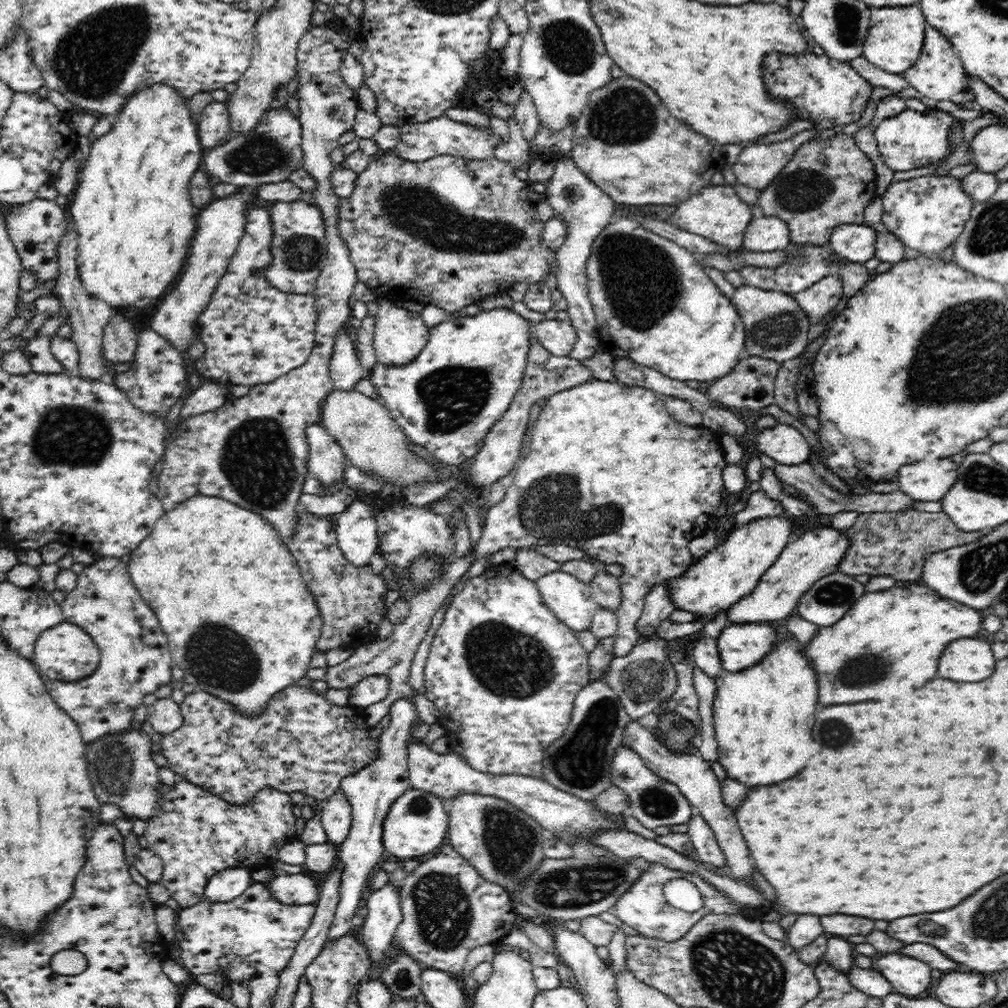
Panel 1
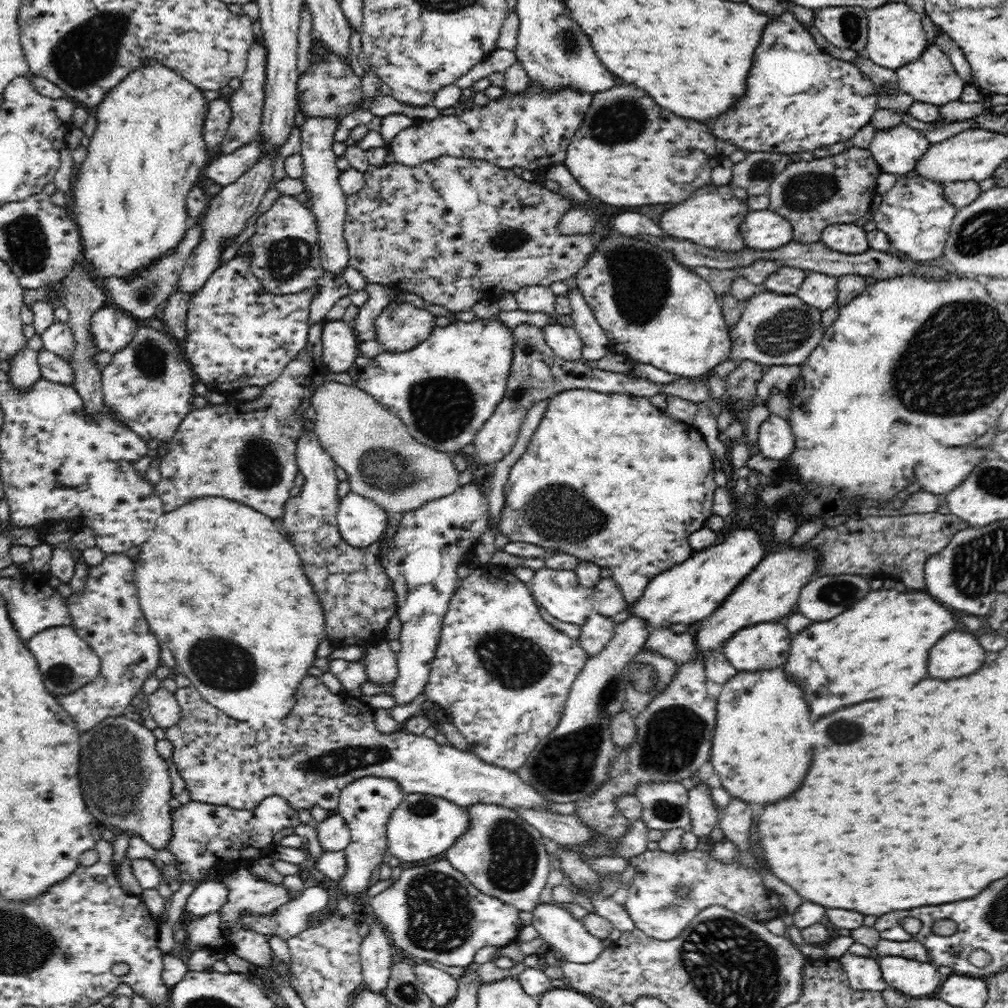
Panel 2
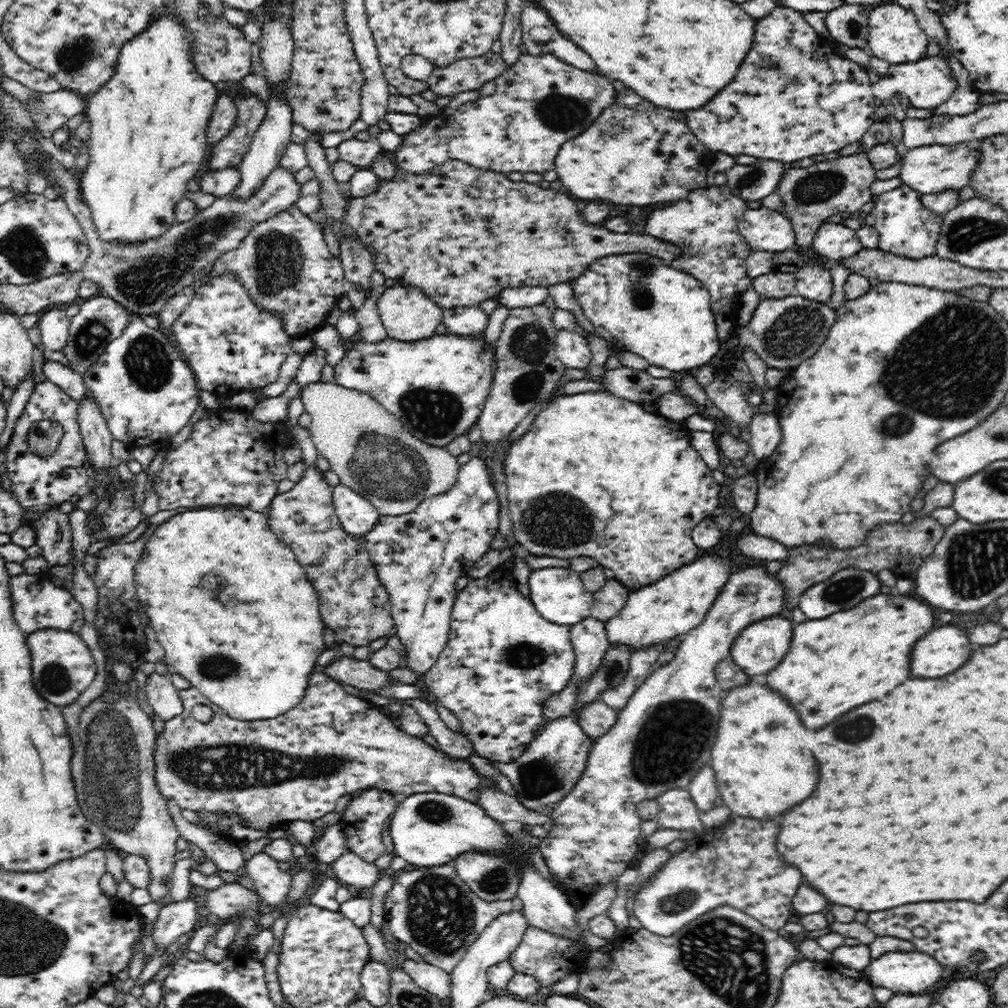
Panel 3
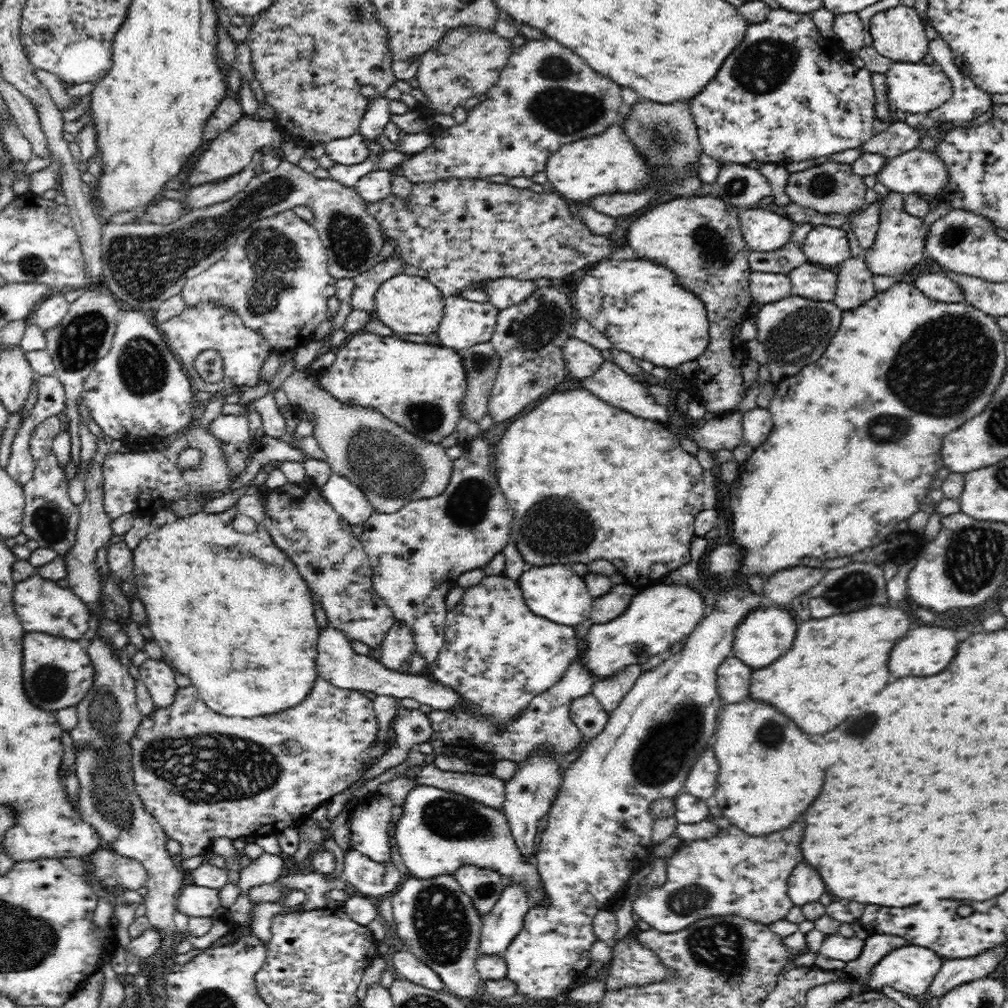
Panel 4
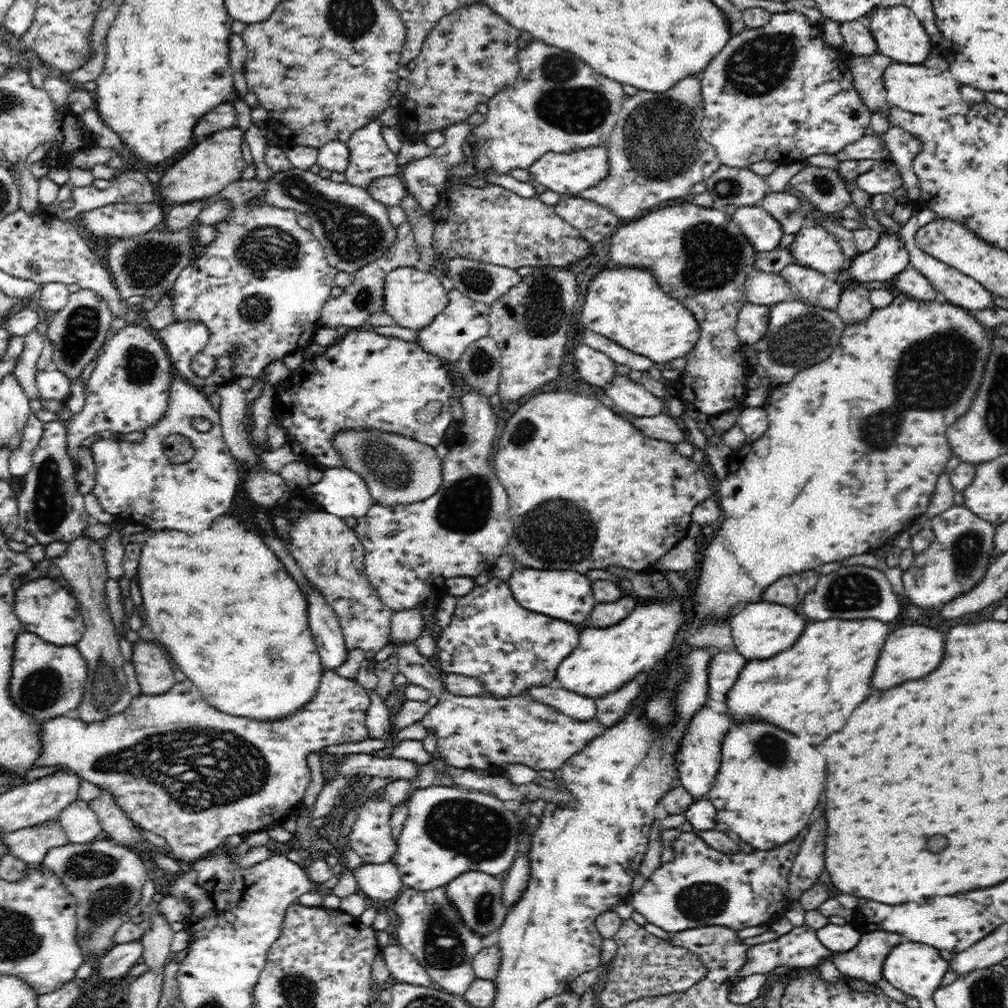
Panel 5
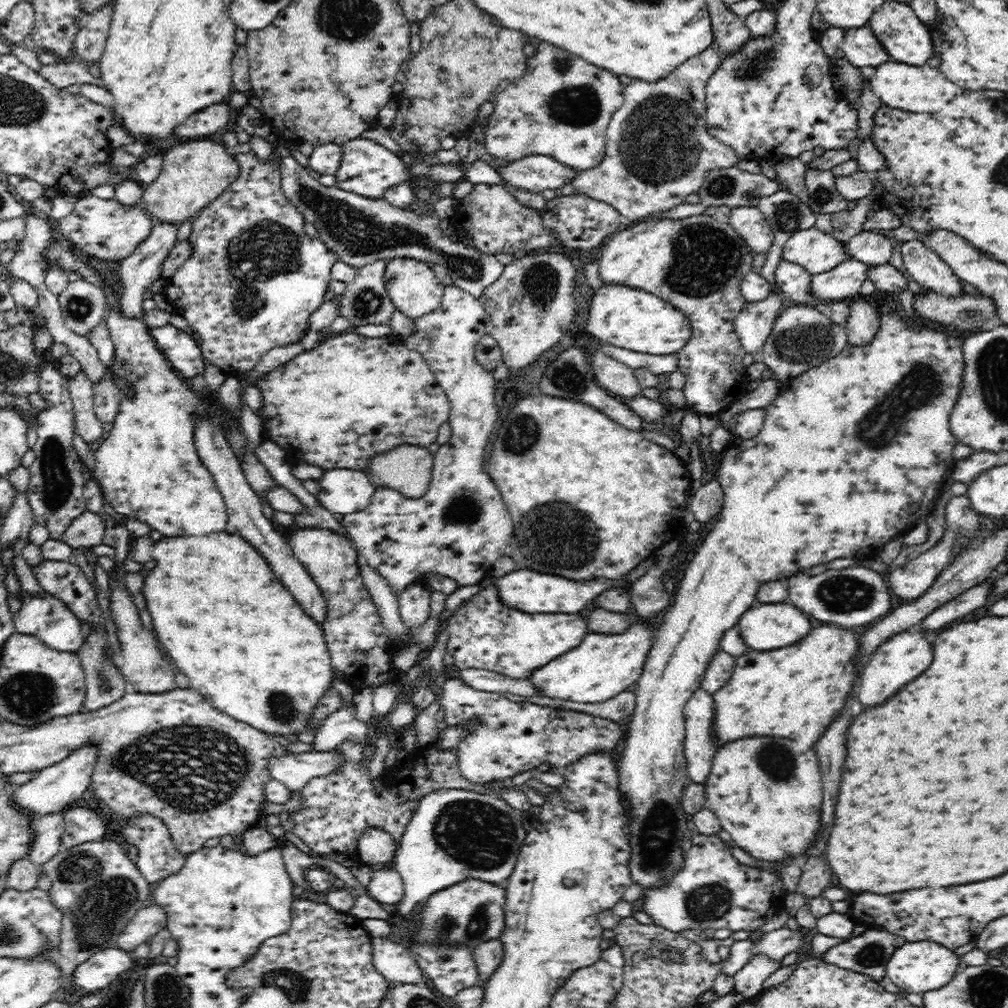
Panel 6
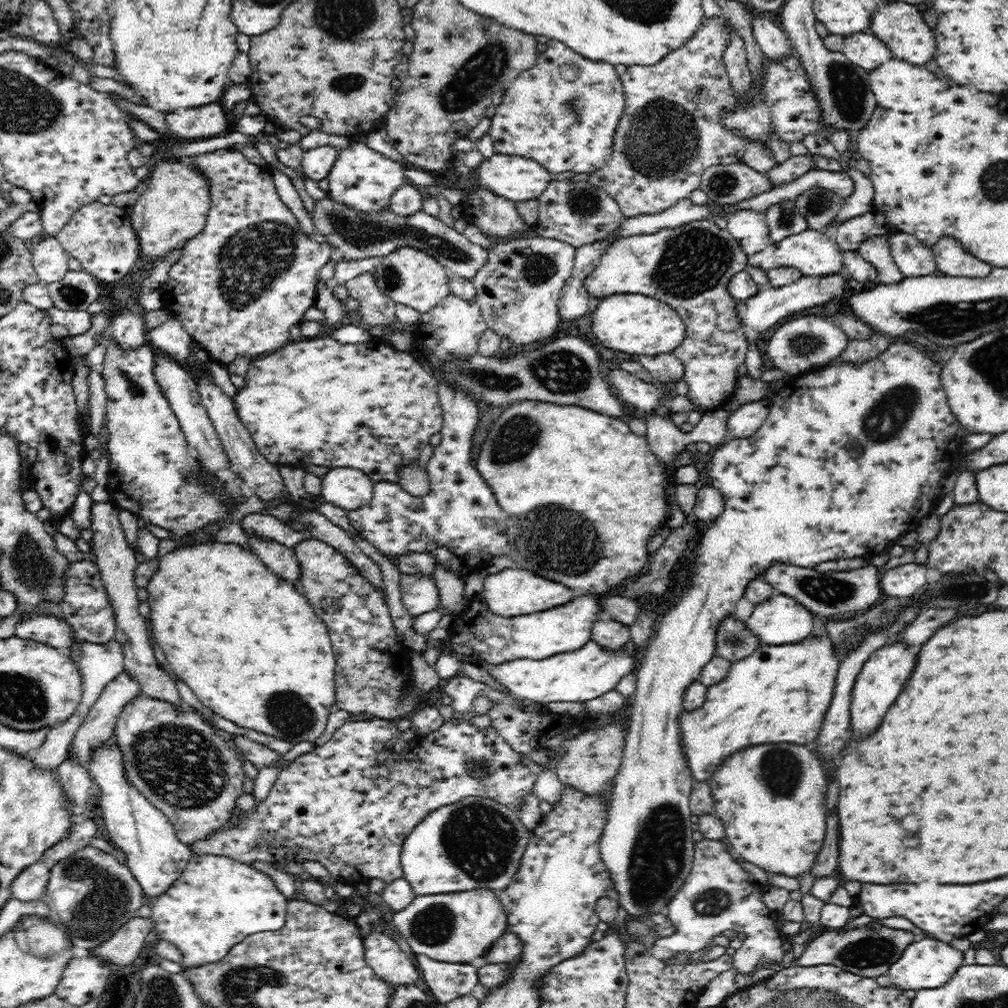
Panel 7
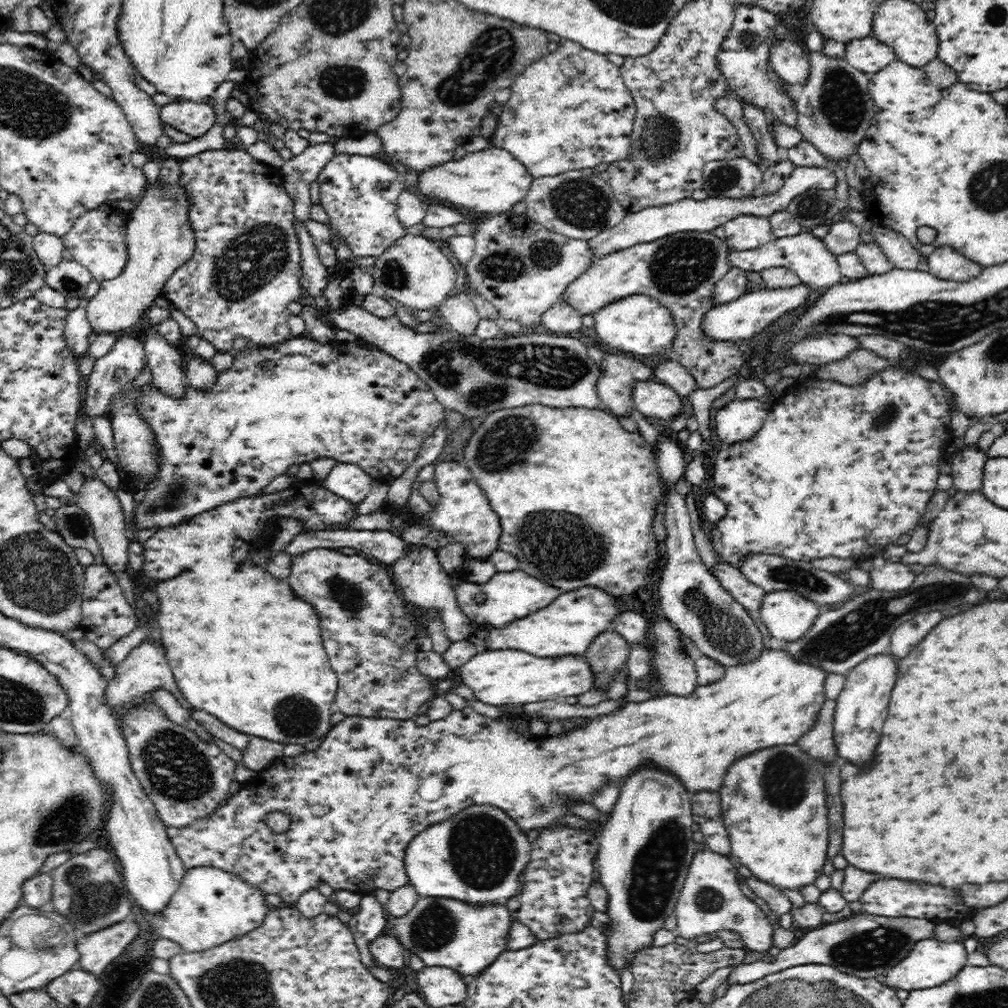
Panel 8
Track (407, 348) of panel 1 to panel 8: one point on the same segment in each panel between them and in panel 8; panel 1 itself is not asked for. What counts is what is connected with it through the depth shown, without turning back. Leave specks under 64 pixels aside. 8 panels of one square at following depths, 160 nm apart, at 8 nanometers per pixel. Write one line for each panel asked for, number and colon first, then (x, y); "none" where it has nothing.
2: (401, 326)
3: (407, 314)
4: (406, 304)
5: (413, 298)
6: (415, 291)
7: (410, 277)
8: (412, 270)

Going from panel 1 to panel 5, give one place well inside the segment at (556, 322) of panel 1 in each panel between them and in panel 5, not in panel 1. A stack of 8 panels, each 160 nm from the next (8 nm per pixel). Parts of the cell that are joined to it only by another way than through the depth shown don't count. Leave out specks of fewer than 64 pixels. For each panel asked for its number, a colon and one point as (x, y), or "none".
2: (563, 340)
3: (571, 348)
4: (582, 359)
5: (593, 366)

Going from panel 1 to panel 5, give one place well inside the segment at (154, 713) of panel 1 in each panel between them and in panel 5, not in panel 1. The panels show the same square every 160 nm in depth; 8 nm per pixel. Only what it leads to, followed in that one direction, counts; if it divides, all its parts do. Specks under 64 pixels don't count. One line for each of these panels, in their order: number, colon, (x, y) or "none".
2: (163, 706)
3: (161, 694)
4: (158, 676)
5: (153, 671)

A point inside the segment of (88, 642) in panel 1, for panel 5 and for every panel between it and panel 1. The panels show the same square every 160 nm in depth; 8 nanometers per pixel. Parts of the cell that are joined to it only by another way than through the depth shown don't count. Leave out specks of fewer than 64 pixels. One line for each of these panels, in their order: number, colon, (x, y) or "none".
2: (66, 661)
3: (63, 667)
4: (57, 673)
5: (47, 681)

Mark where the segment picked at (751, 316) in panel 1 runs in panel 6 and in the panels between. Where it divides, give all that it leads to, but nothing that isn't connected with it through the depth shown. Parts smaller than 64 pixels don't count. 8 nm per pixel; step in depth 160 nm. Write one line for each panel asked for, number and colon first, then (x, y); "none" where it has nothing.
2: (773, 330)
3: (783, 332)
4: (790, 333)
5: (798, 335)
6: (802, 337)

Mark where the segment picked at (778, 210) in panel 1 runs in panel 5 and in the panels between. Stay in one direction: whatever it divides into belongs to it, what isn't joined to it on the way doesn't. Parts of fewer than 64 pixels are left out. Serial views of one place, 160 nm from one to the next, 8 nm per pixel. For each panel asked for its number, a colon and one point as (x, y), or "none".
2: (838, 189)
3: (811, 195)
4: (830, 188)
5: (825, 188)

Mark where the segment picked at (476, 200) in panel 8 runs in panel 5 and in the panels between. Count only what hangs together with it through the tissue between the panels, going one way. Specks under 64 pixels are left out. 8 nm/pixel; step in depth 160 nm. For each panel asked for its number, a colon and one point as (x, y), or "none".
5: (567, 174)
6: (537, 173)
7: (516, 178)

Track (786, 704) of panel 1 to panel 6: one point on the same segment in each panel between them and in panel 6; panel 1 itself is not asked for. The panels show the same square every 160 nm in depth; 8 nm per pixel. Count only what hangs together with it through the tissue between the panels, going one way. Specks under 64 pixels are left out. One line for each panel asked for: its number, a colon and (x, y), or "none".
2: (763, 745)
3: (762, 766)
4: (768, 775)
5: (768, 782)
6: (769, 801)

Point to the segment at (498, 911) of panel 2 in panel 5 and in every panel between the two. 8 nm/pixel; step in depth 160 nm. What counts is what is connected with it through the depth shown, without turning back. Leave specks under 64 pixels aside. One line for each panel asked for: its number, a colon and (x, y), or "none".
3: (421, 909)
4: (438, 923)
5: (429, 926)

